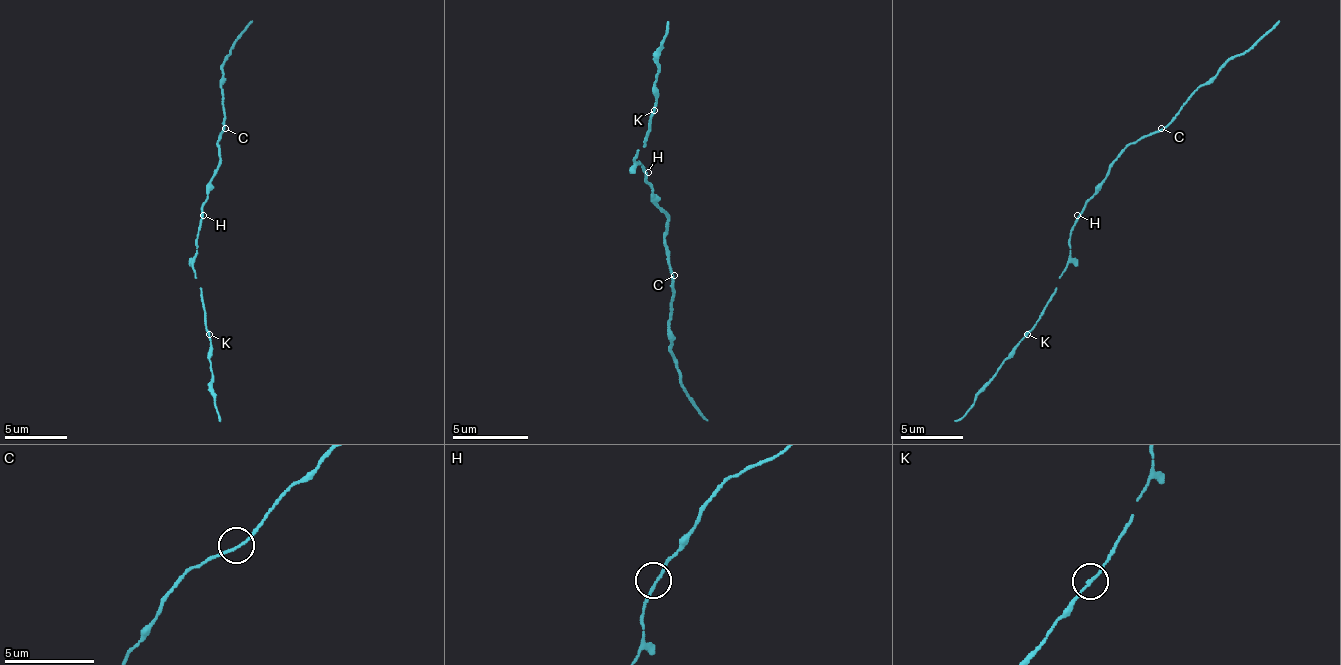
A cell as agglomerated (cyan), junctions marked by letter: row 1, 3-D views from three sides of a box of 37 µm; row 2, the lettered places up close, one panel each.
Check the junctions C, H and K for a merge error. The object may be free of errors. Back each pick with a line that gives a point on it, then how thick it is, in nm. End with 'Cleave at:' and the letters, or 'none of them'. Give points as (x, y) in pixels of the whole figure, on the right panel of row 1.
Cleave at: none of them

